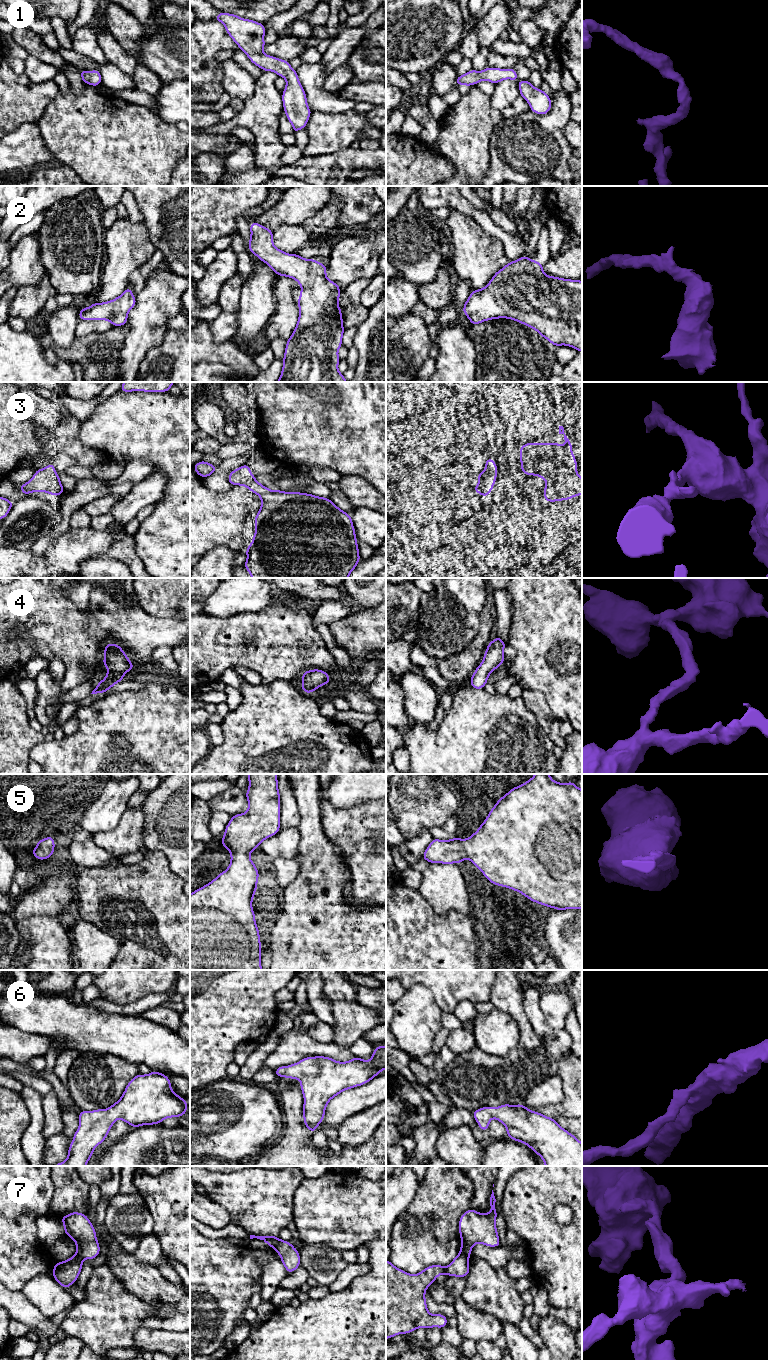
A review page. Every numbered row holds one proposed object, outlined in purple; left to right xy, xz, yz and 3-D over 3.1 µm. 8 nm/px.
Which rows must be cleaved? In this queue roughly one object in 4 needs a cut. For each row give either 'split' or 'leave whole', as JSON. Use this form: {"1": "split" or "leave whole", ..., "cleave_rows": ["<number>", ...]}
{"1": "leave whole", "2": "leave whole", "3": "leave whole", "4": "leave whole", "5": "leave whole", "6": "leave whole", "7": "split", "cleave_rows": ["7"]}

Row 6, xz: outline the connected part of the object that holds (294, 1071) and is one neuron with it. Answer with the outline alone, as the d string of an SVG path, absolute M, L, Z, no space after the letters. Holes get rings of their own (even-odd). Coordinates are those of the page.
M377 1046L371 1055L370 1061L357 1058L356 1056L346 1062L338 1062L325 1056L305 1057L301 1061L289 1066L280 1066L275 1070L275 1074L277 1077L300 1080L302 1095L304 1097L304 1125L313 1133L324 1120L325 1109L332 1098L344 1090L364 1085L385 1069L386 1046Z

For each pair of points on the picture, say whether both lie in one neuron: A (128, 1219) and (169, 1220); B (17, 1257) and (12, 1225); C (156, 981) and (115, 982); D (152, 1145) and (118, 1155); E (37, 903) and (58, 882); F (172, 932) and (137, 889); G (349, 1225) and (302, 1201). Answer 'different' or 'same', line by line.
A: different
B: same
C: same
D: same
E: same
F: same
G: same

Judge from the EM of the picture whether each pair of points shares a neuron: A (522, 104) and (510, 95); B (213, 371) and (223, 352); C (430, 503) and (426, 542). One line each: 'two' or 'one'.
A: two
B: two
C: two

